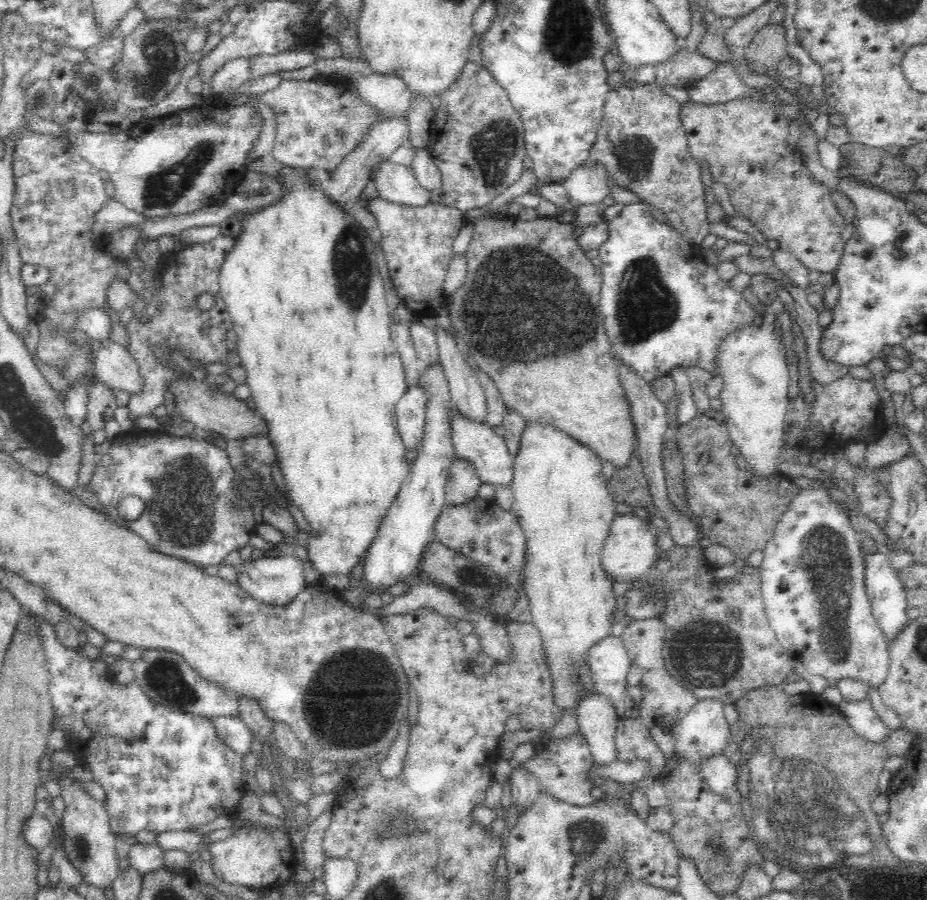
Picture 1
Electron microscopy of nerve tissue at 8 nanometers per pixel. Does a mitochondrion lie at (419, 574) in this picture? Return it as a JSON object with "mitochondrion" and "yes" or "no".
{"mitochondrion":"no"}

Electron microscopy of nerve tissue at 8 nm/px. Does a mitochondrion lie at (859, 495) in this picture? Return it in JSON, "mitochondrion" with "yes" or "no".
{"mitochondrion":"no"}

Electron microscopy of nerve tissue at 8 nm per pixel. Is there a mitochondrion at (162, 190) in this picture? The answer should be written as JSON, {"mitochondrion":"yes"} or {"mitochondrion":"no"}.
{"mitochondrion":"yes"}

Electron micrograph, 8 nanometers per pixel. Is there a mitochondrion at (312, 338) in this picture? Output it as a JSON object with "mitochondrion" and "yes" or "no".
{"mitochondrion":"no"}

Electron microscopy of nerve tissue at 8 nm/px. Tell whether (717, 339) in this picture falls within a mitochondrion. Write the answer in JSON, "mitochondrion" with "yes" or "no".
{"mitochondrion":"no"}

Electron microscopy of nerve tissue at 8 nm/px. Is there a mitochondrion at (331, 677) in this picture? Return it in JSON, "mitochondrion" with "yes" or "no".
{"mitochondrion":"yes"}

